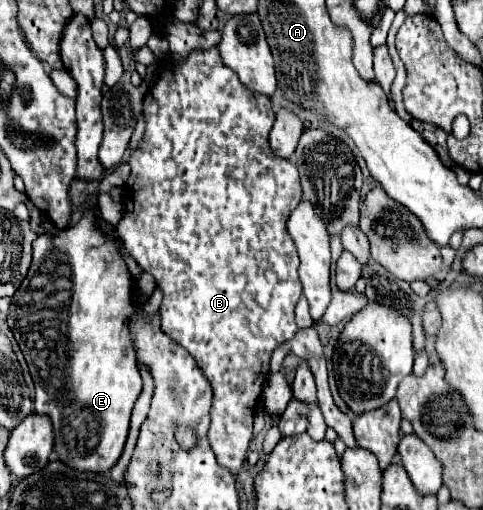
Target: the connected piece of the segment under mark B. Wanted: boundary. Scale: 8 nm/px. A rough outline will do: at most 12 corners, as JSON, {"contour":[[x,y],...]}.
{"contour":[[219,51],[161,67],[117,233],[241,471],[295,335],[297,167]]}

